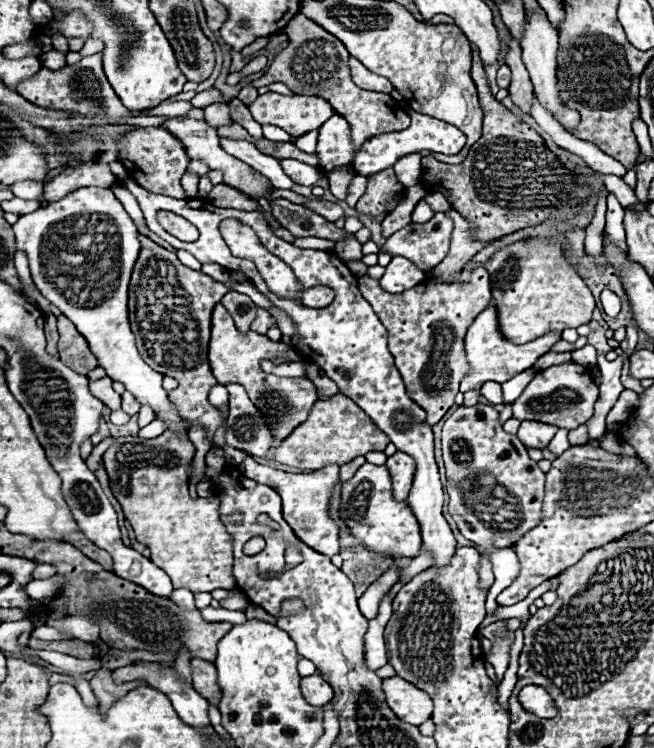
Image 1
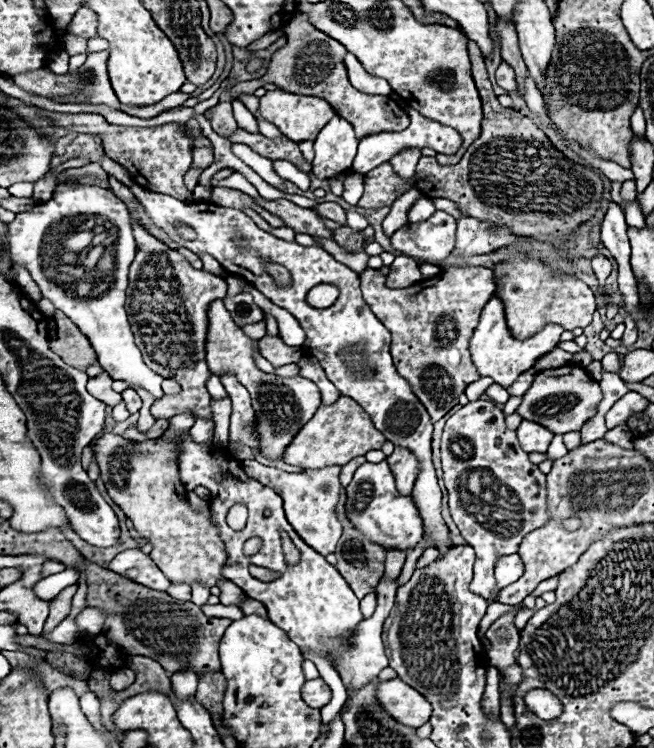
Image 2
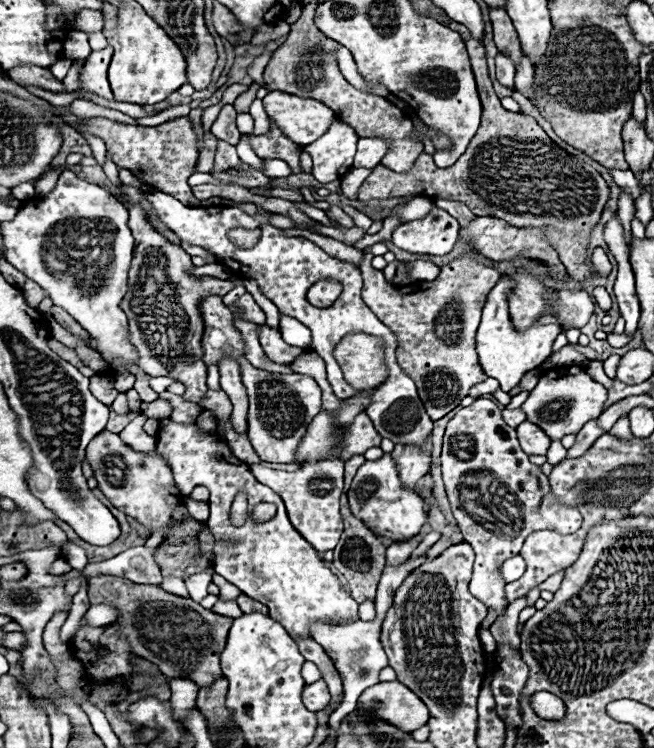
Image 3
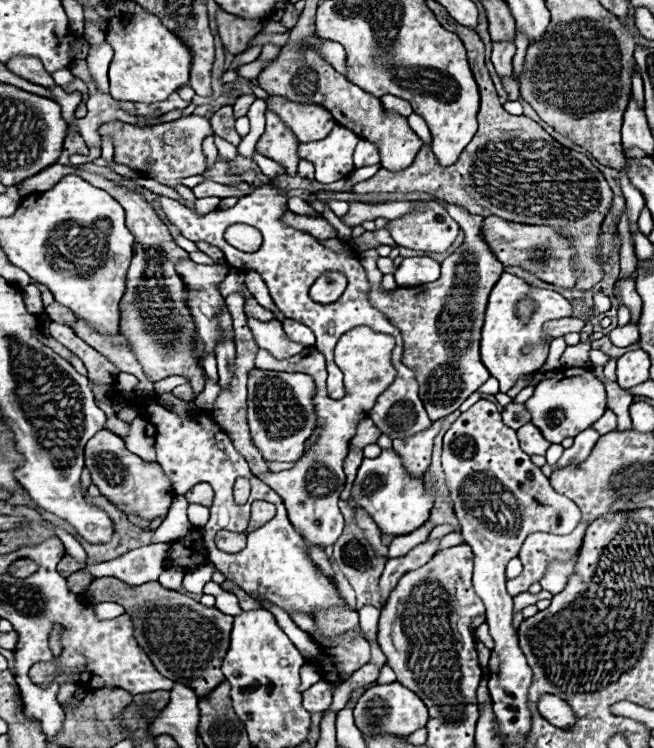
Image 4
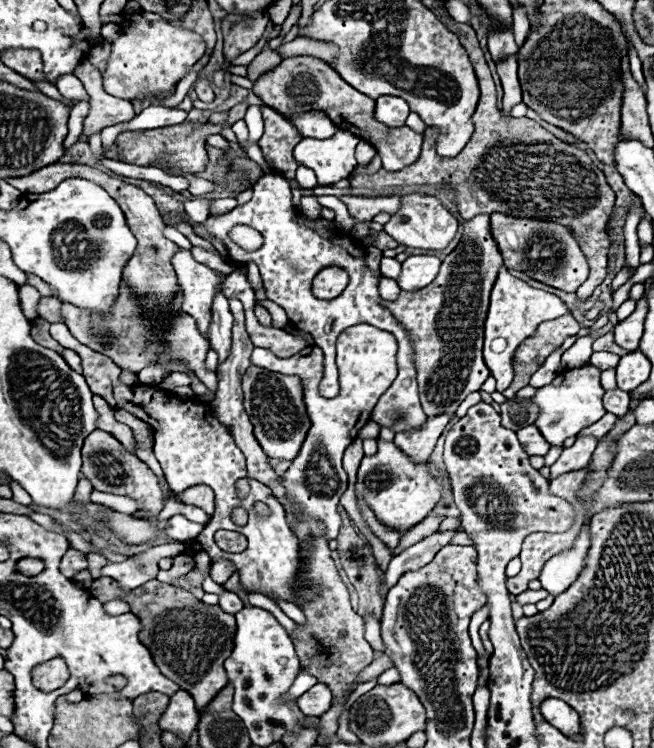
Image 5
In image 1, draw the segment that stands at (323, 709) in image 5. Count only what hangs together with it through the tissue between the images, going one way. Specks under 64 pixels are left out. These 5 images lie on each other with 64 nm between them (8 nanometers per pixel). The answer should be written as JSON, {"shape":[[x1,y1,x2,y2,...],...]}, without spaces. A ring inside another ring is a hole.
{"shape":[[318,674,302,678,300,690,302,690,302,696,308,700,308,704,312,704,312,706,324,706,324,704,328,704,332,700,332,694,334,694,330,684,324,682]]}

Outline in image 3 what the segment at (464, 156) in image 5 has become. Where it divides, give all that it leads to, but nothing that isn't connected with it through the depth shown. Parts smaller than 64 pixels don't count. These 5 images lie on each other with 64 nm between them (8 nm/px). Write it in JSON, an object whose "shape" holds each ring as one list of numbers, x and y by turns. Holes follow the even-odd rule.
{"shape":[[448,16,446,26,462,36,470,54,472,72,482,100,482,124,476,136,468,144,464,156,460,156,460,160,450,168,438,168,432,156,426,152,422,152,412,170,404,174,396,174,378,164,358,188,358,200,366,202,424,194,434,200,458,200,476,216,496,216,508,224,516,224,518,228,542,226,548,240,556,244,568,274,576,282,596,278,598,274,588,262,588,242,610,196,606,180,582,158,568,154,556,142,552,142,534,118,504,110,488,78,484,44,472,38,468,28,452,22]]}

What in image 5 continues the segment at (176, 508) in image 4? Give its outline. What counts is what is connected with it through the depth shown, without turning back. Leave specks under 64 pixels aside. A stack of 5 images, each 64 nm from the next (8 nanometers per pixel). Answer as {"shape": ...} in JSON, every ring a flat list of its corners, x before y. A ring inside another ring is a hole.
{"shape":[[176,514,168,520,168,526,164,528,164,534,174,538,174,540,180,540,180,542,186,542,190,538,196,538,200,532,204,530,202,524,196,524,196,522,190,522,186,520,184,516]]}

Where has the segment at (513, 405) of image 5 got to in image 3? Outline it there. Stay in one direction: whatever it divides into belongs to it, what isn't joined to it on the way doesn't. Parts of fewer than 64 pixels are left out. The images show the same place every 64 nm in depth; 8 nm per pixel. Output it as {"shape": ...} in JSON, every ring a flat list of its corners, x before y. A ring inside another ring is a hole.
{"shape":[[504,408,504,410,502,410,502,416,504,416,506,424,512,426,512,428,516,428,518,424,522,424,522,422,526,420,526,414,524,414,520,408,516,408,516,410,508,410,508,408]]}

